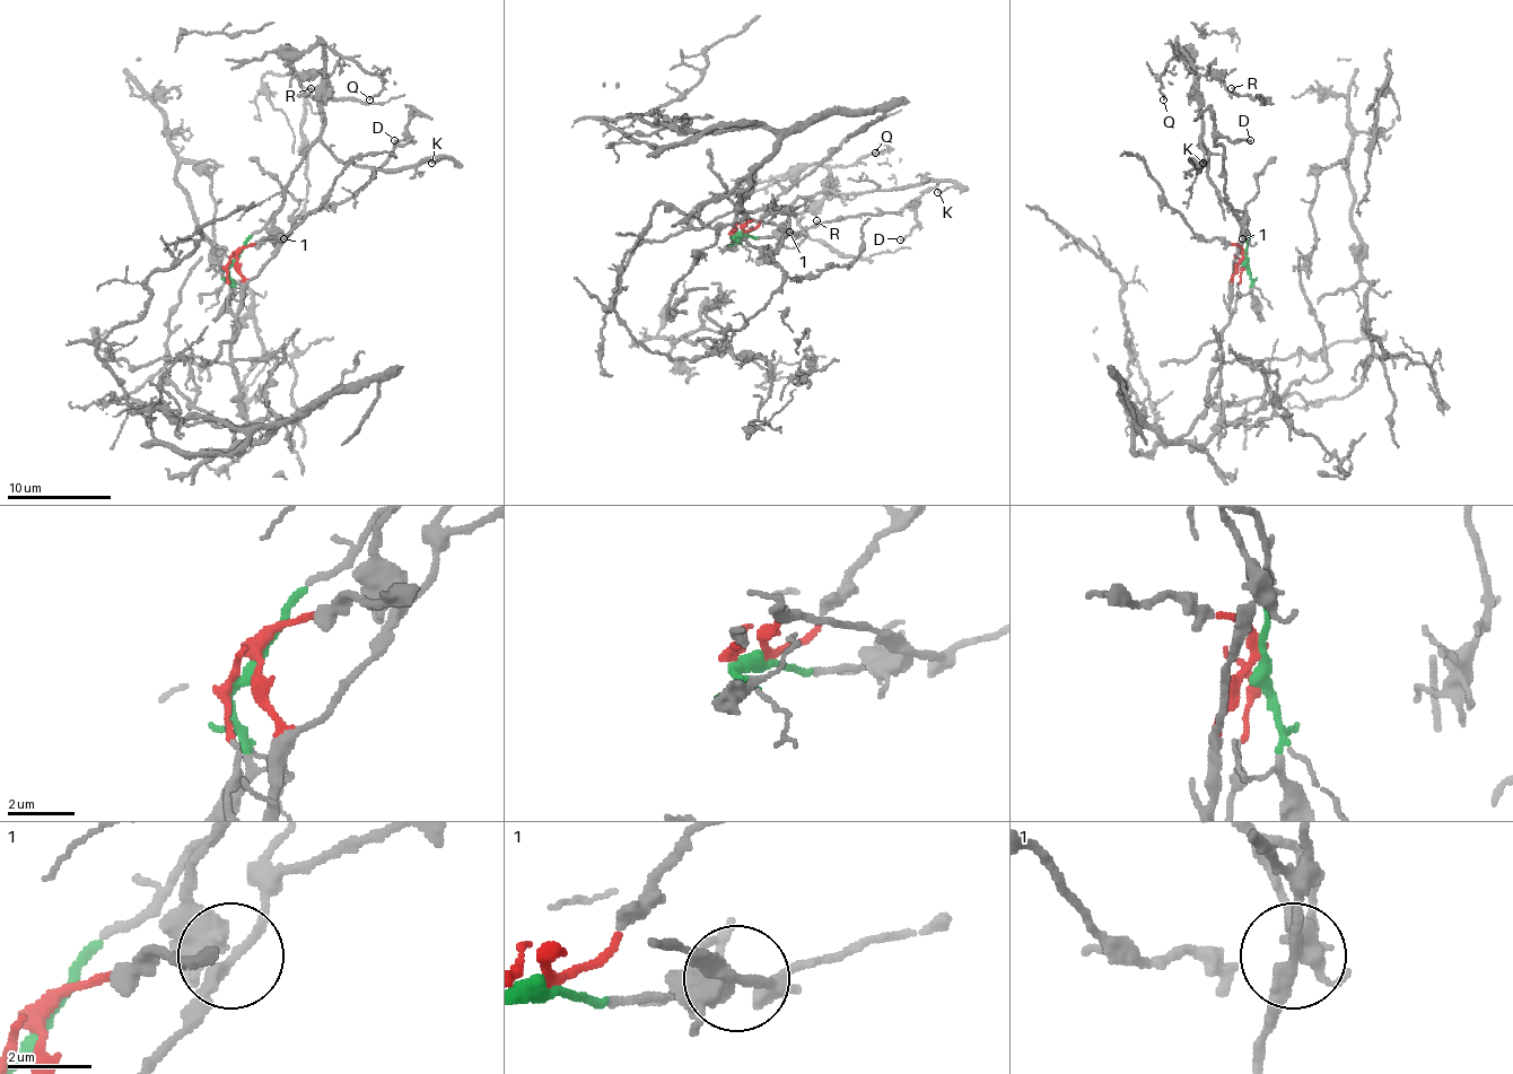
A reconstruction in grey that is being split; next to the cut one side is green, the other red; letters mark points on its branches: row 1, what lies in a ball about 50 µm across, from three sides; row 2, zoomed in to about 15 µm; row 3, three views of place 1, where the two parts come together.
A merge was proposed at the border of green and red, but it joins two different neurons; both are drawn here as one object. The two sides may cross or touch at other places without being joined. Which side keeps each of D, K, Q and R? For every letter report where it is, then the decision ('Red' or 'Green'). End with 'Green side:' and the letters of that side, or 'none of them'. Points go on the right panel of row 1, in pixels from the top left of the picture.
D: Place: (1250, 140). Red
K: Place: (1203, 163). Green
Q: Place: (1163, 99). Green
R: Place: (1231, 88). Green
Green side: K, Q, R

